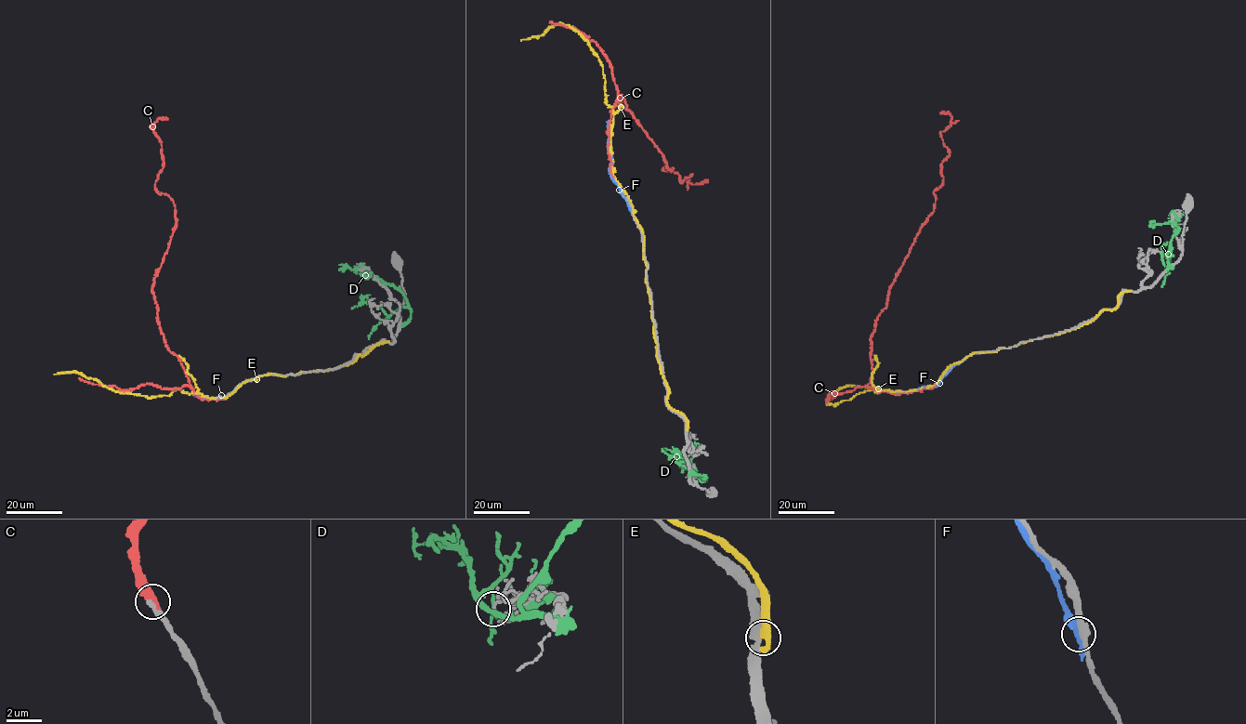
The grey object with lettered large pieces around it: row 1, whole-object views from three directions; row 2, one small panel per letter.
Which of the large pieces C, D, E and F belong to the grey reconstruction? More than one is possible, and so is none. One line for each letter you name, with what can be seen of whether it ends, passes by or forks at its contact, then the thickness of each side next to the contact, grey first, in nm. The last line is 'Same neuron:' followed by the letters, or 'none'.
C: It ends there. Thickness 280 nm (grey) against 340 nm
Same neuron: C

